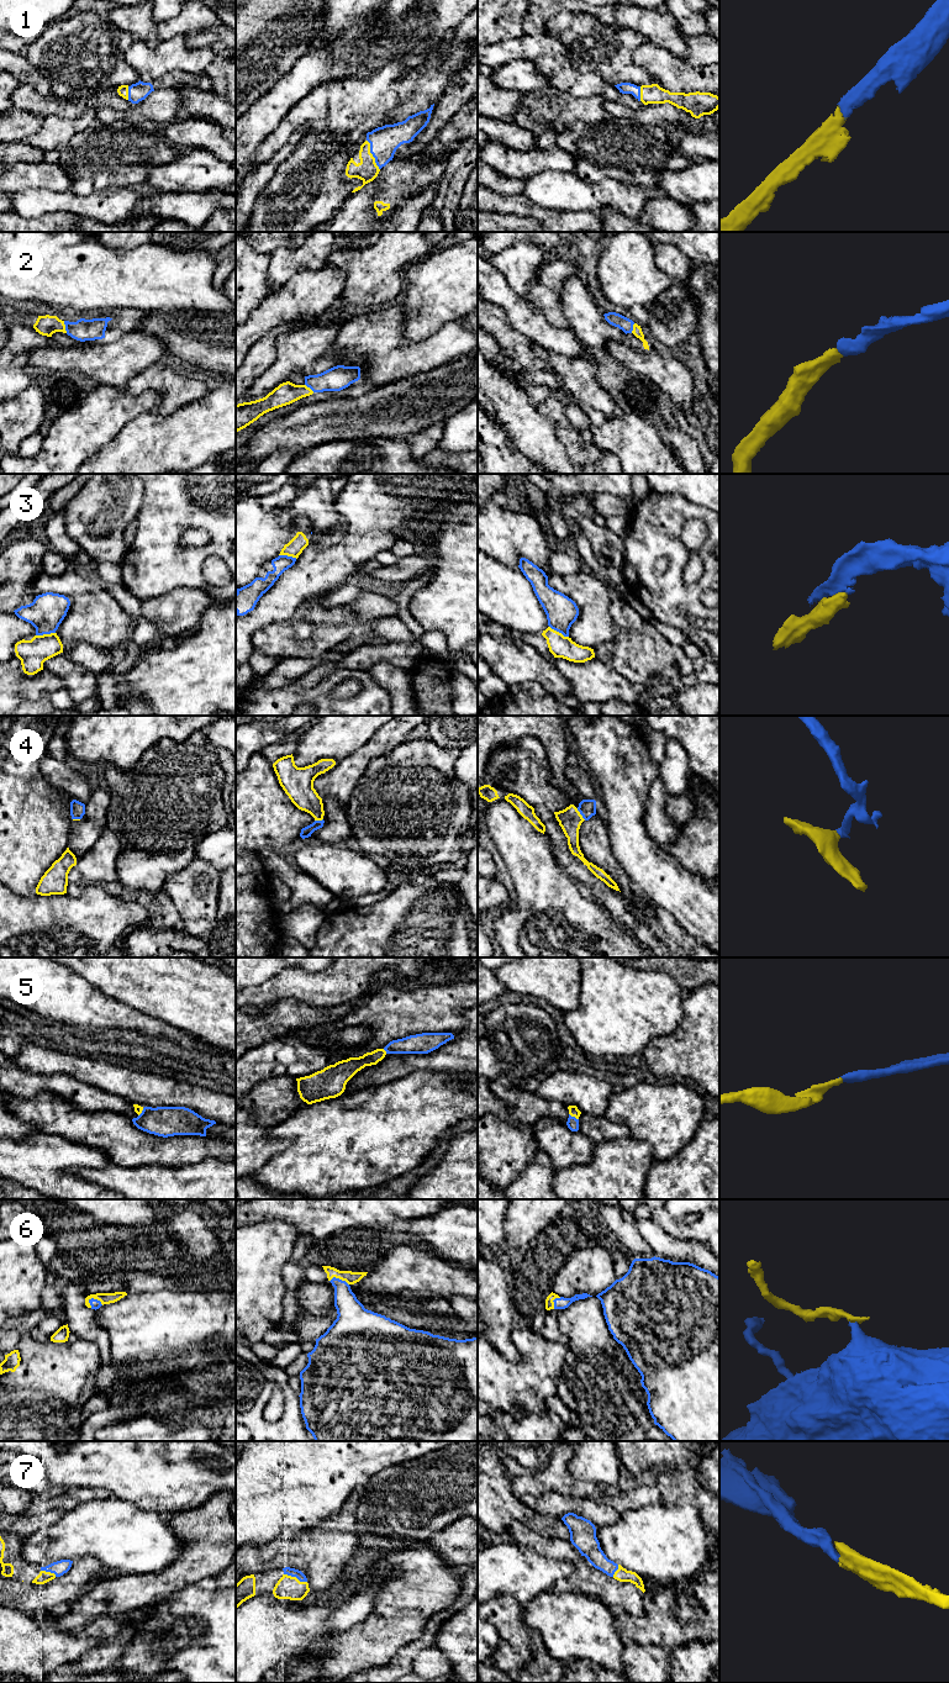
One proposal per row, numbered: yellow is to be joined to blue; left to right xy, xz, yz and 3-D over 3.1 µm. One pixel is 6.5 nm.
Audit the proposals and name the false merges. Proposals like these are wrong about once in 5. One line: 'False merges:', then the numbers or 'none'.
False merges: none

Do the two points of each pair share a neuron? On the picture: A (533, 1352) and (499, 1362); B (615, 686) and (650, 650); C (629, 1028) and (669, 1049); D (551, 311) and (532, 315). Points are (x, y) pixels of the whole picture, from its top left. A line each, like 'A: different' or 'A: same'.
A: same
B: different
C: different
D: different

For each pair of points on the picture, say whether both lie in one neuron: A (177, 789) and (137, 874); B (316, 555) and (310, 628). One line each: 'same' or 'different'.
A: same
B: different

